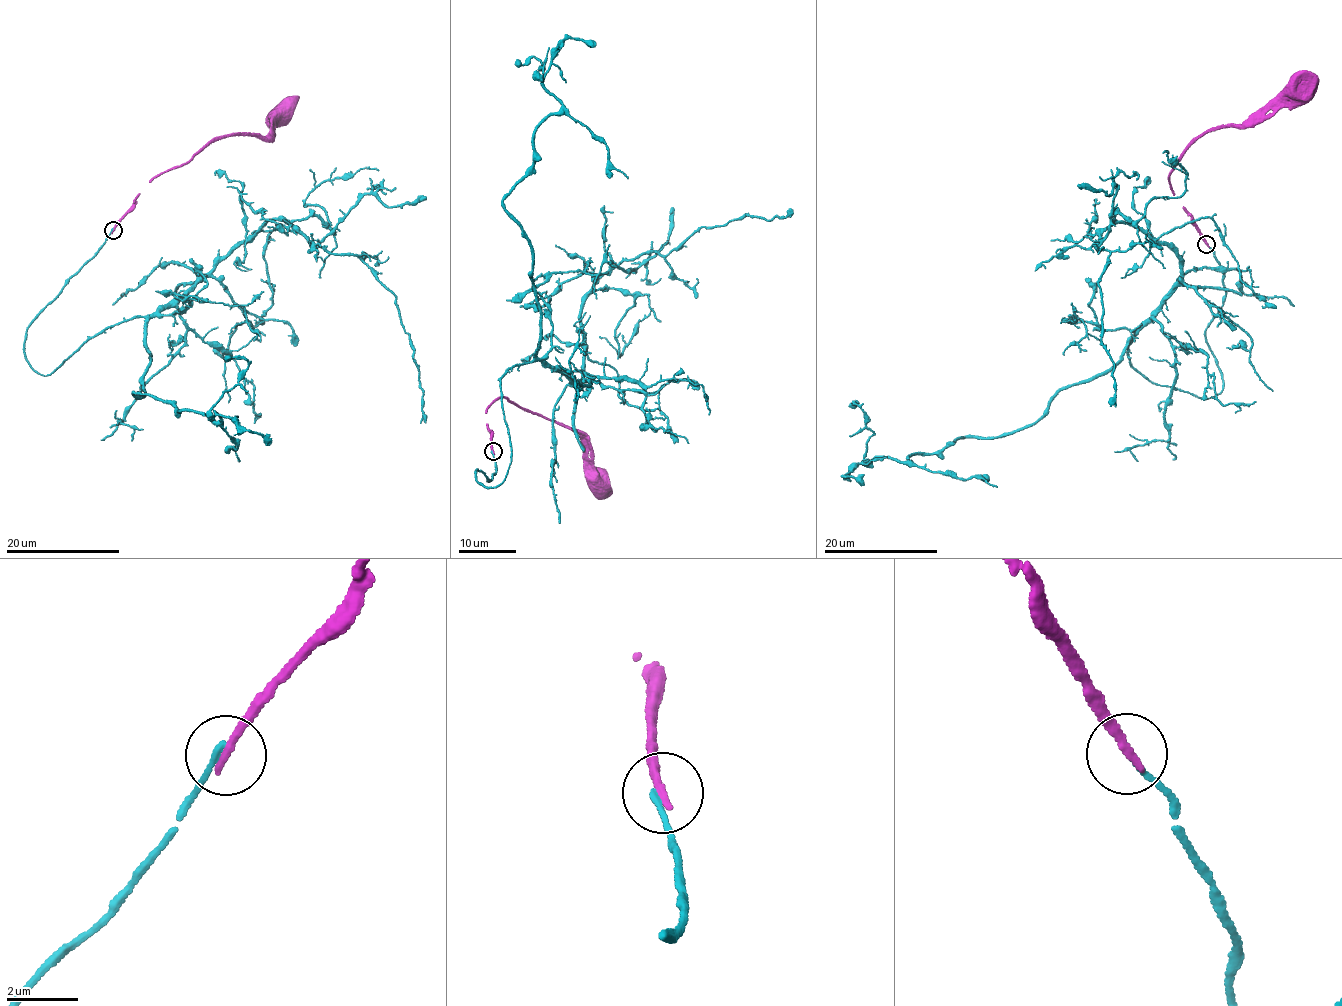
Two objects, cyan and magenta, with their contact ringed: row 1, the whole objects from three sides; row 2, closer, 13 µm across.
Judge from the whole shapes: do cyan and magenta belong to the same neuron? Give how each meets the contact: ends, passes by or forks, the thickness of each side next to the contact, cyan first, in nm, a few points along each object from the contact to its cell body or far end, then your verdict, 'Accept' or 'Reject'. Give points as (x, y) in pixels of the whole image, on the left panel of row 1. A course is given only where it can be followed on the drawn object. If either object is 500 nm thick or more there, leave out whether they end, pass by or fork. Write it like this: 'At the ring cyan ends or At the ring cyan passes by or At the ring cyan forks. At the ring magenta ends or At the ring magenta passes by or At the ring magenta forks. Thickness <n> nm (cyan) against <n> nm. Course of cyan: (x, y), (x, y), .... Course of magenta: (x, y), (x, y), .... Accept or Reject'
At the ring cyan ends. At the ring magenta ends. Thickness 170 nm (cyan) against 260 nm. Course of cyan: (113, 230), (29, 326), (39, 373), (177, 304), (279, 218), (358, 255), (394, 294), (425, 423). Course of magenta: (113, 230), (138, 194), (161, 173), (186, 164), (212, 142), (227, 136), (268, 136), (270, 123), (279, 107). Reject

